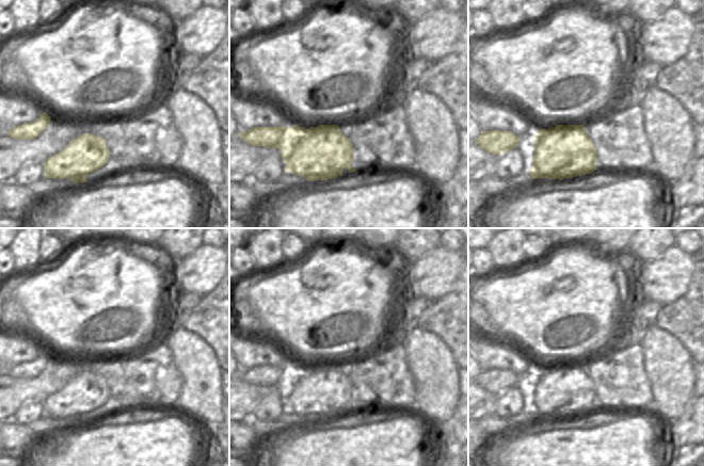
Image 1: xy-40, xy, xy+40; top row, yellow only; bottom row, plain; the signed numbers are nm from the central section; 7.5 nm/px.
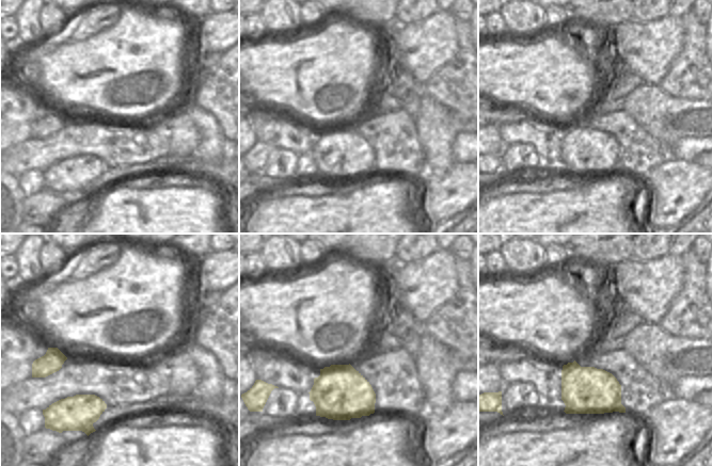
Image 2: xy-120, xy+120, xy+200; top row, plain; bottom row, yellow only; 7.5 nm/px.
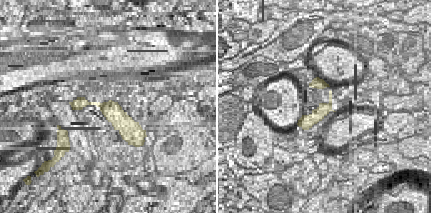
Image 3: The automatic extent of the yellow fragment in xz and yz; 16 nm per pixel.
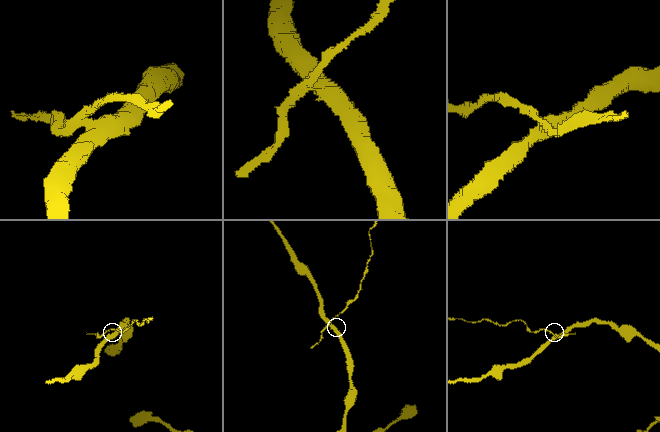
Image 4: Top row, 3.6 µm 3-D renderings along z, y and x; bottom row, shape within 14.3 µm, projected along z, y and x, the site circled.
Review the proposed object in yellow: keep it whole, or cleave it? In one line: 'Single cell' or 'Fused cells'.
Fused cells

